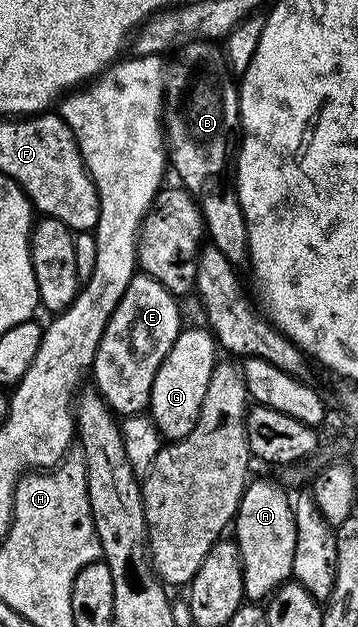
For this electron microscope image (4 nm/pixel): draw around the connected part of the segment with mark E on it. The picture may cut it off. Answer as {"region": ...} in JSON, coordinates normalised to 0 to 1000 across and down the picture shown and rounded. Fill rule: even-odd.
{"region":[[[383,434],[363,447],[363,459],[352,459],[341,483],[341,502],[318,504],[296,517],[296,530],[274,549],[268,573],[257,576],[251,603],[260,603],[263,619],[296,638],[296,644],[327,663],[388,662],[416,652],[422,638],[422,619],[430,614],[430,603],[441,595],[441,587],[453,584],[475,555],[486,553],[486,545],[508,525],[503,515],[503,488],[494,470],[475,467],[453,451],[430,447],[416,437]]]}

